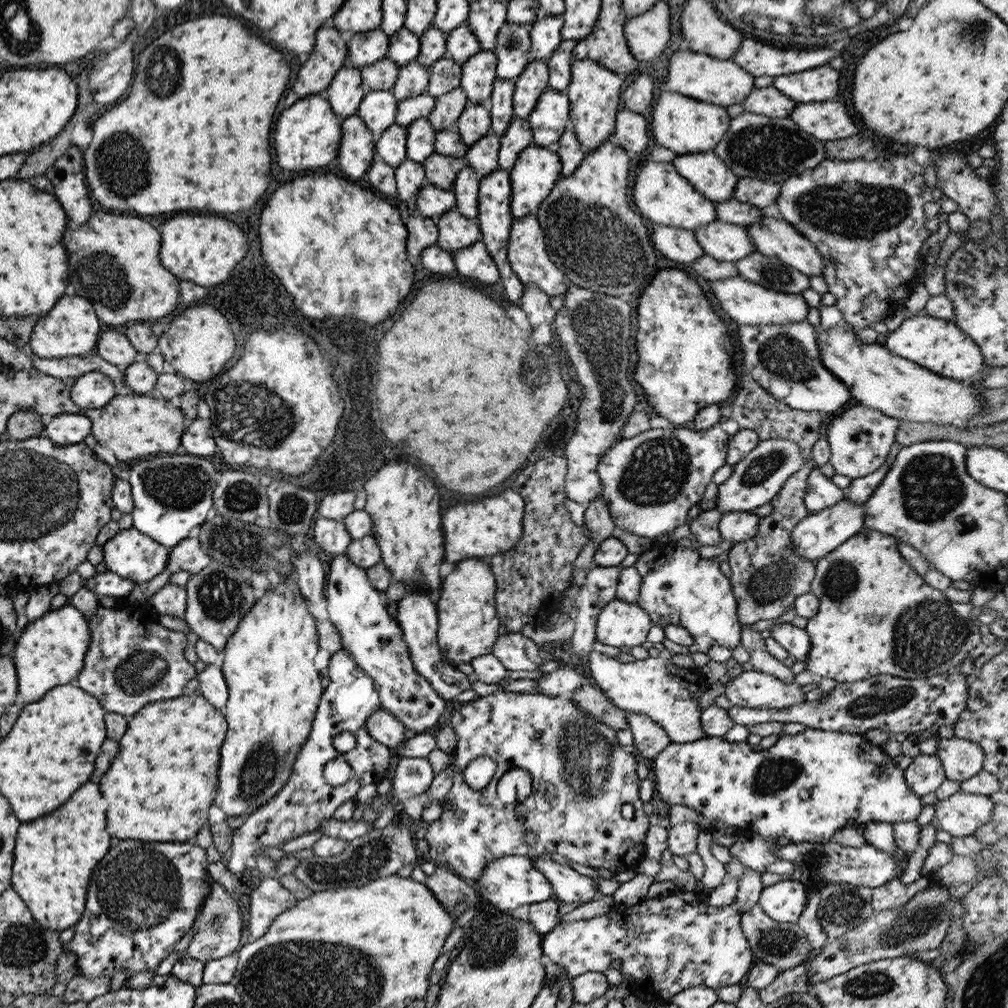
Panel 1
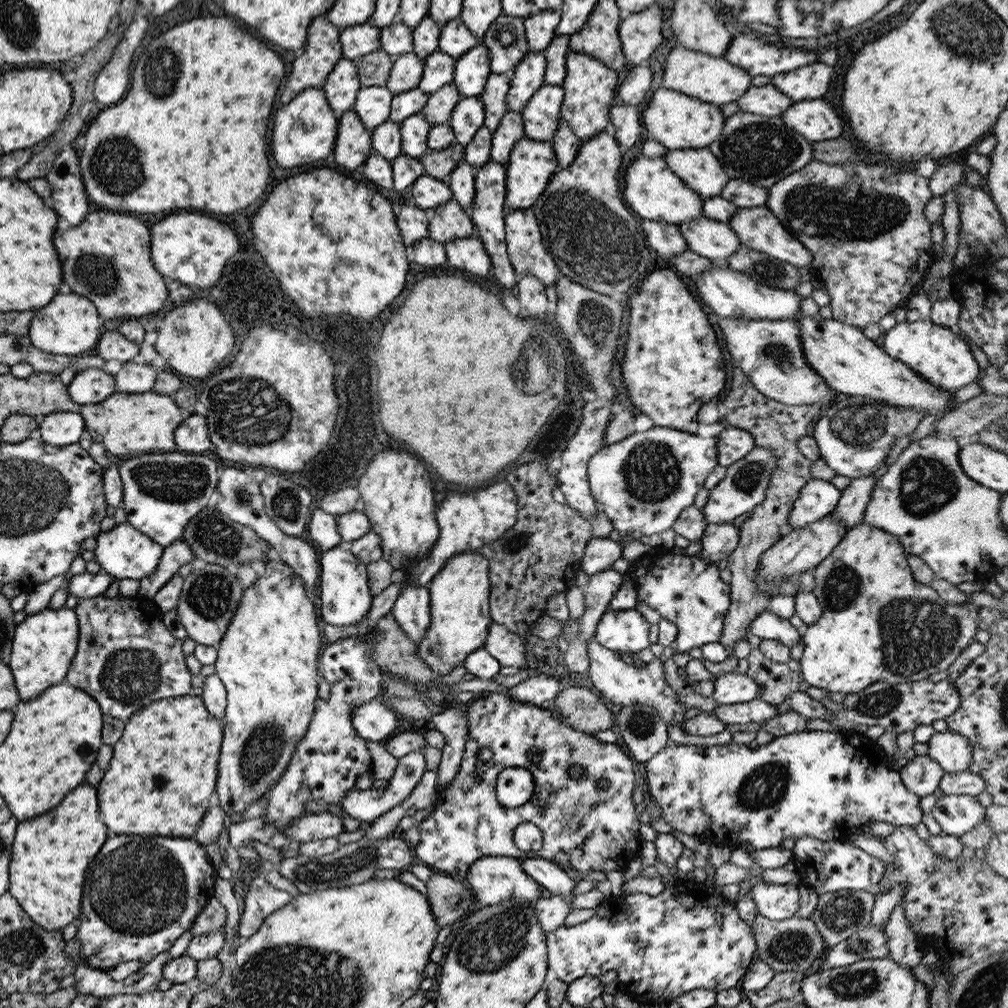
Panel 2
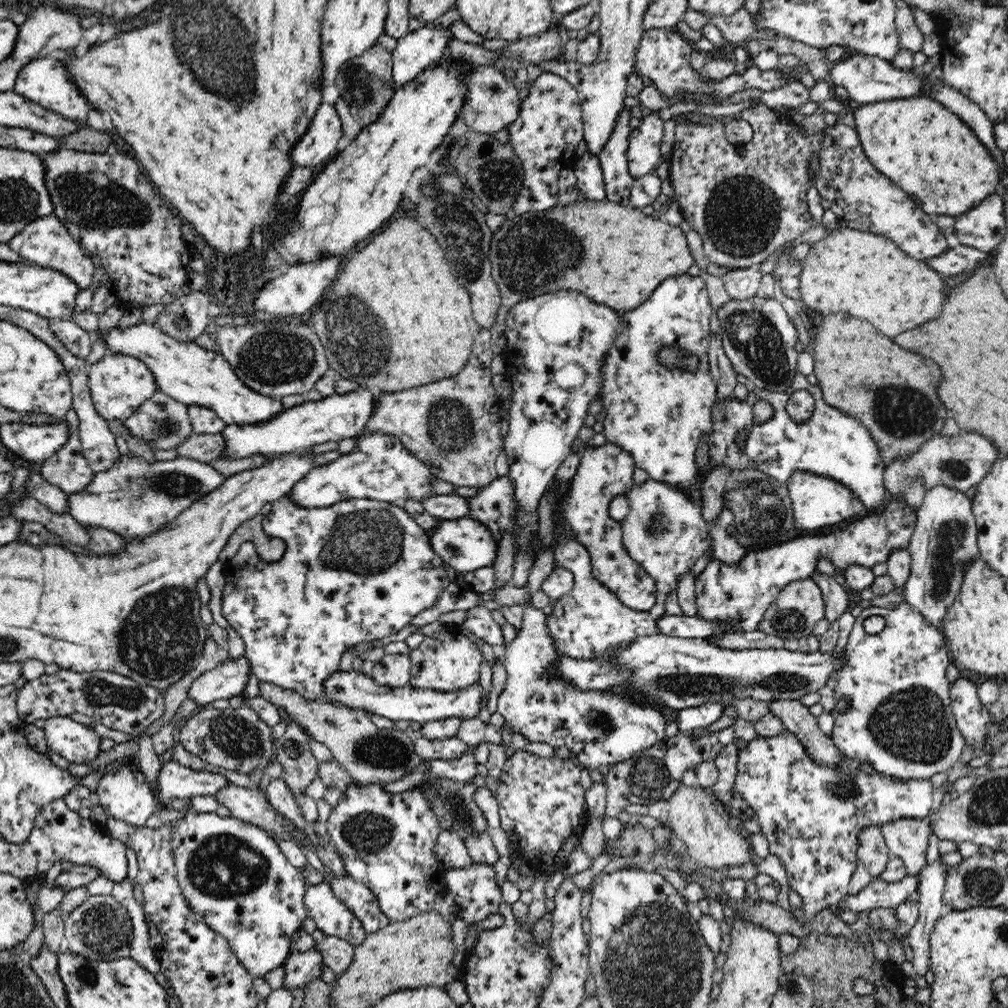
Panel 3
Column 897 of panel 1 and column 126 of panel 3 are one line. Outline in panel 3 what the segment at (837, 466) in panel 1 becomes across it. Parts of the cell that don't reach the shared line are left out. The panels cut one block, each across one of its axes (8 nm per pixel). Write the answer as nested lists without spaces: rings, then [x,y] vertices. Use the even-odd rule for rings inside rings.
[[[158,390],[150,400],[145,400],[125,421],[123,426],[132,435],[149,444],[151,449],[170,450],[184,444],[192,434],[192,423],[188,417],[188,405],[174,400]]]

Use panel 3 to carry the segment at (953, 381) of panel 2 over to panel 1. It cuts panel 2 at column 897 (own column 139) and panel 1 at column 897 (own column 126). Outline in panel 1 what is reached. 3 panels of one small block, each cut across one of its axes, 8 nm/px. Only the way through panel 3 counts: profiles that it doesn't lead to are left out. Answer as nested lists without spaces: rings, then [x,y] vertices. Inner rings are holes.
[[[930,315],[908,316],[892,334],[882,338],[885,346],[892,354],[911,360],[930,372],[944,378],[969,382],[975,379],[986,365],[976,341],[958,329],[954,320],[944,320]]]

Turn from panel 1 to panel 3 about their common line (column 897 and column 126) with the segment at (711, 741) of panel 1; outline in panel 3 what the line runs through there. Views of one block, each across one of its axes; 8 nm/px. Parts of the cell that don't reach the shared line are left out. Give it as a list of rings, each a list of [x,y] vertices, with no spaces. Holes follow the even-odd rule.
[[[128,765],[118,767],[113,777],[98,781],[95,793],[108,818],[122,820],[134,827],[144,827],[147,820],[158,811],[157,800],[151,793],[145,774],[141,770],[133,772]]]

